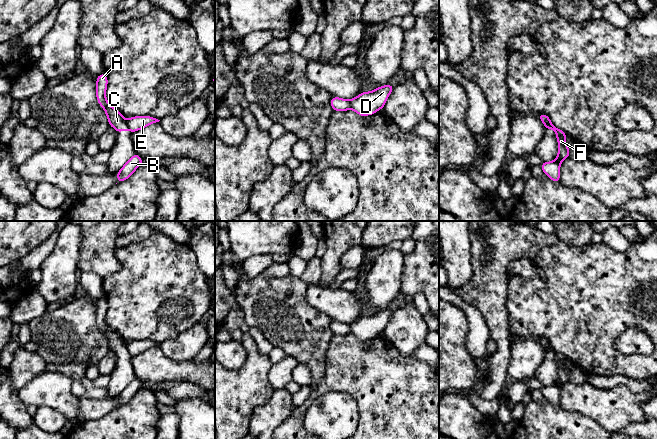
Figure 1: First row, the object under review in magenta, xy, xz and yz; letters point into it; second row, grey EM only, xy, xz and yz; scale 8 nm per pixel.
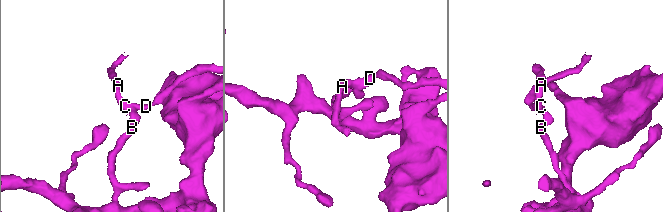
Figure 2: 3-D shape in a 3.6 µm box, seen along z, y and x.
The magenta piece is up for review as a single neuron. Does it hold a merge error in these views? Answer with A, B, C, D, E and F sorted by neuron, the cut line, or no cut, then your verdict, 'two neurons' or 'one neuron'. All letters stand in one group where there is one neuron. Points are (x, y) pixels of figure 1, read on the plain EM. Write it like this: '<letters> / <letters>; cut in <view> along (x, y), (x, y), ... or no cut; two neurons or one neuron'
A C / B D E F; cut in xy along (126, 345), (129, 353); two neurons

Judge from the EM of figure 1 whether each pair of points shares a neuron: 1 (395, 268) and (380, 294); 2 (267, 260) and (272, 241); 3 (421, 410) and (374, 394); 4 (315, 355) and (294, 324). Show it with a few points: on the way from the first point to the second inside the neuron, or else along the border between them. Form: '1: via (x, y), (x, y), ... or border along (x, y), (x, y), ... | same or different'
1: via (389, 274), (381, 288) | same
2: border along (274, 257), (271, 255), (252, 255), (245, 261) | different
3: via (409, 410), (396, 397), (388, 397), (386, 395) | same
4: via (309, 347), (307, 339), (302, 332) | same

